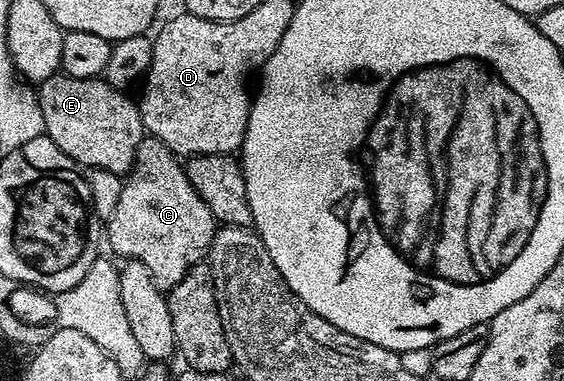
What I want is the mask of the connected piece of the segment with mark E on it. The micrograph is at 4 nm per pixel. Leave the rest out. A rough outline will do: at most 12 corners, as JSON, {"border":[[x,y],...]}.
{"border":[[103,78],[40,81],[44,135],[85,170],[131,171],[147,135]]}

